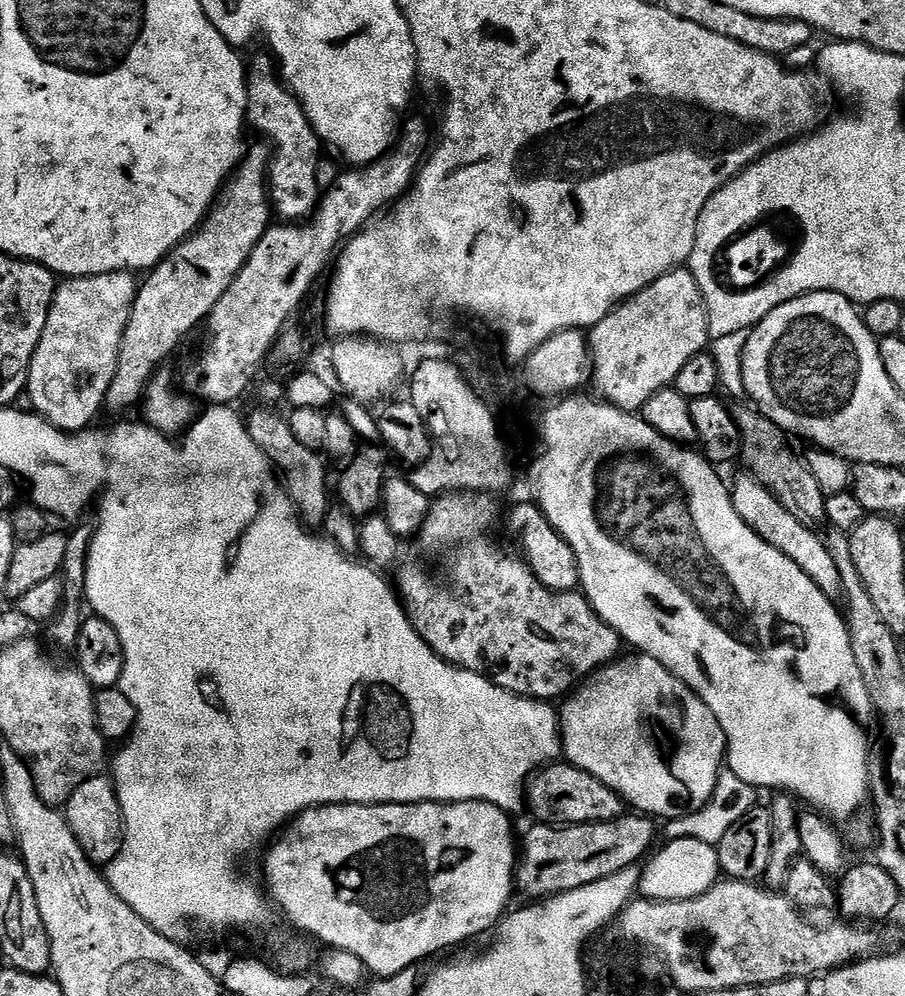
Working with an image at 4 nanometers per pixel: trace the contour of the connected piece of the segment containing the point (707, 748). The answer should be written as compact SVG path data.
M643 654L625 655L623 658L617 658L610 664L604 665L603 668L592 673L587 680L583 681L563 701L564 709L559 709L560 718L560 734L562 737L562 756L567 763L573 764L578 770L586 770L586 774L594 774L594 778L598 778L600 782L614 789L627 805L632 804L637 813L653 818L659 818L661 821L667 822L677 820L683 816L694 814L698 810L702 810L711 802L712 795L716 790L716 784L720 781L720 774L726 764L726 753L728 750L728 735L722 730L722 726L718 722L718 718L714 718L714 714L710 710L710 706L706 706L706 702L702 702L702 698L698 698L690 691L683 682L672 673L666 666L662 666L662 662L658 662L652 656Z

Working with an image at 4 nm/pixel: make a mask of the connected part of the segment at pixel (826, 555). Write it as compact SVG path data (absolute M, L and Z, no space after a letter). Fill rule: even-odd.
M751 474L738 477L736 485L733 483L730 491L734 510L738 510L742 519L763 540L770 542L778 550L782 550L782 554L786 554L794 562L798 562L798 566L802 566L802 570L806 570L806 574L810 574L813 582L828 596L836 598L841 595L842 587L838 566L829 550L826 550L819 535L808 524L795 517L770 489L767 489Z

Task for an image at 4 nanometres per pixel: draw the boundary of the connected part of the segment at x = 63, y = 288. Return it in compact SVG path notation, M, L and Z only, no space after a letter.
M130 272L68 278L57 287L46 318L46 330L42 330L42 338L32 355L26 389L27 399L32 399L31 407L55 428L64 432L83 432L91 425L88 423L102 412L110 382L114 382L118 354L136 301L137 287L137 277Z

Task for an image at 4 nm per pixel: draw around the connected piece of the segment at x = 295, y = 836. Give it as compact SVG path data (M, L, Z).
M426 800L423 804L324 804L321 808L312 808L296 817L283 833L284 840L277 839L267 849L268 861L264 864L264 872L268 875L266 888L275 907L284 908L285 914L301 928L301 933L309 932L304 934L313 941L321 940L328 944L324 946L329 949L359 956L373 977L397 976L402 970L419 965L419 960L436 956L447 948L456 948L503 921L510 908L508 903L512 900L512 888L514 892L518 884L518 840L512 837L512 820L509 813L481 800L457 800L454 804L442 804L434 800Z

